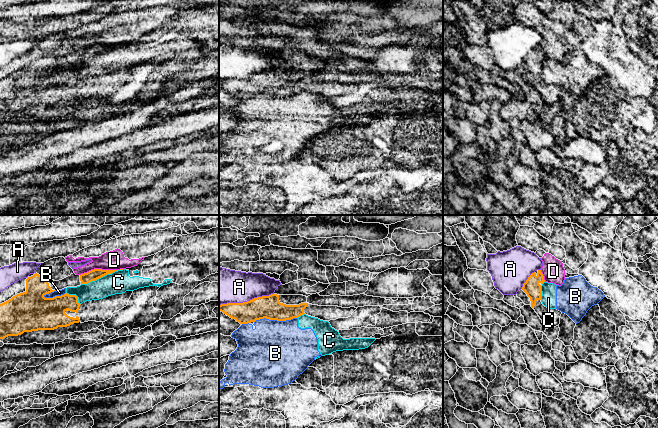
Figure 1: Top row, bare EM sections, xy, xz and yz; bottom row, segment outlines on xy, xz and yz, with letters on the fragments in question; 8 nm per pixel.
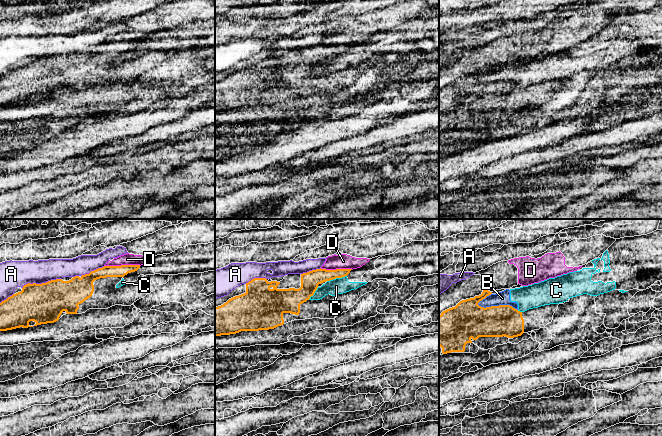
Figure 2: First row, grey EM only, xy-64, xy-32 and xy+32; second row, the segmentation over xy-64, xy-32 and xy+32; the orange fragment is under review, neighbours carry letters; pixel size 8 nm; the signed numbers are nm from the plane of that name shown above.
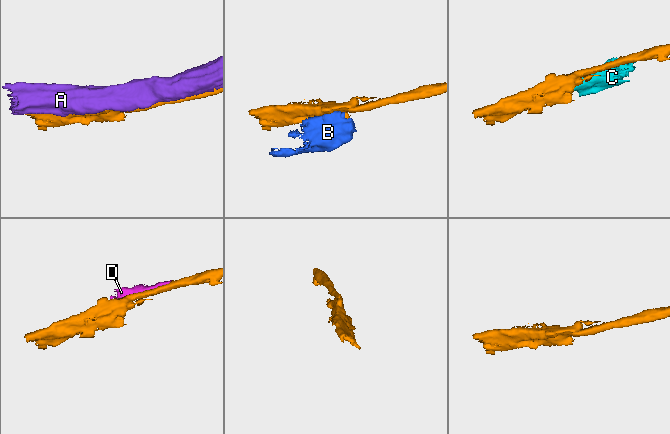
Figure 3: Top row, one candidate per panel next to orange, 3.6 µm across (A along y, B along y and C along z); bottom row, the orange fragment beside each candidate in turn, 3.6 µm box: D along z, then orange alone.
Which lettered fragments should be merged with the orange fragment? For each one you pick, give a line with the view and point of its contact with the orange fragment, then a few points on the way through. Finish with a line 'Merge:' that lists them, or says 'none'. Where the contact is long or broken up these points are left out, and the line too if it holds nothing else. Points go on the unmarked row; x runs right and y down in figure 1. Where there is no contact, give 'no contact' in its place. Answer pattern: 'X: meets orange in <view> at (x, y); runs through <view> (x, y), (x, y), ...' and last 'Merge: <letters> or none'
Merge: none

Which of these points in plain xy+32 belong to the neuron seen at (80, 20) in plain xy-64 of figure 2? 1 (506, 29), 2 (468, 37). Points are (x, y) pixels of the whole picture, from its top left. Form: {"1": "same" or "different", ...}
{"1": "same", "2": "same"}

